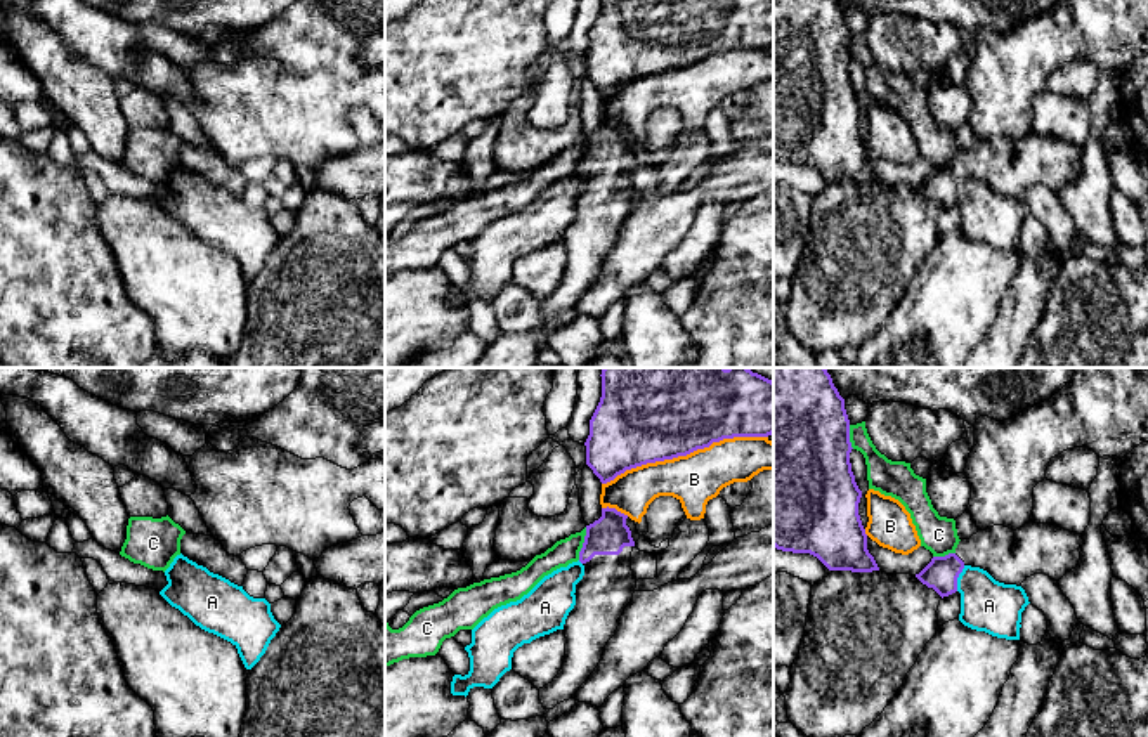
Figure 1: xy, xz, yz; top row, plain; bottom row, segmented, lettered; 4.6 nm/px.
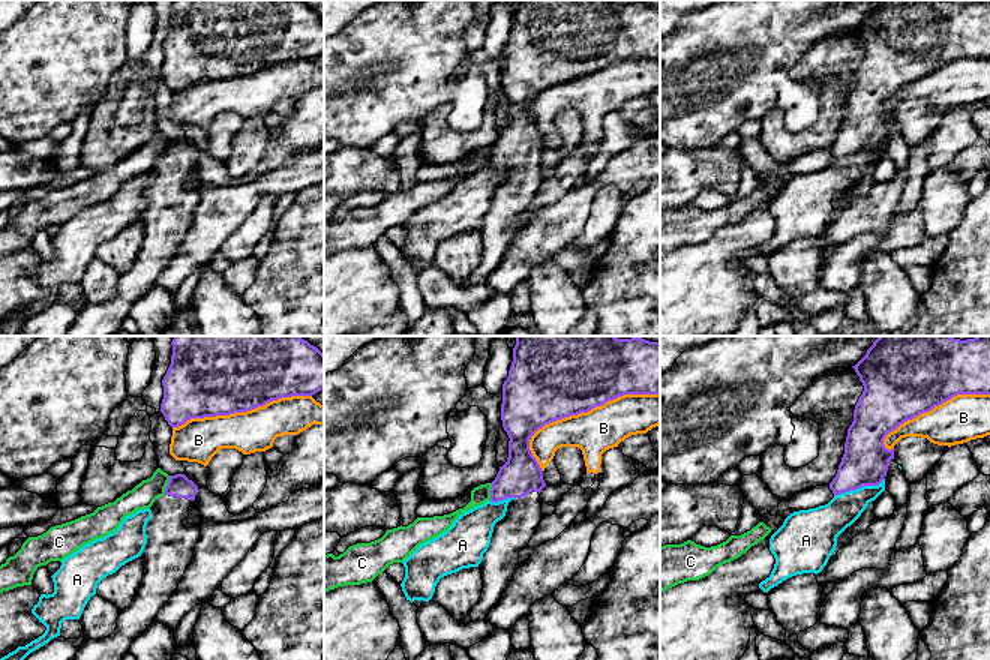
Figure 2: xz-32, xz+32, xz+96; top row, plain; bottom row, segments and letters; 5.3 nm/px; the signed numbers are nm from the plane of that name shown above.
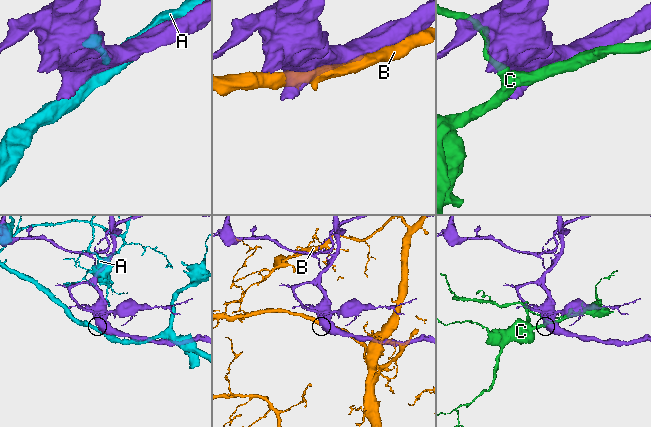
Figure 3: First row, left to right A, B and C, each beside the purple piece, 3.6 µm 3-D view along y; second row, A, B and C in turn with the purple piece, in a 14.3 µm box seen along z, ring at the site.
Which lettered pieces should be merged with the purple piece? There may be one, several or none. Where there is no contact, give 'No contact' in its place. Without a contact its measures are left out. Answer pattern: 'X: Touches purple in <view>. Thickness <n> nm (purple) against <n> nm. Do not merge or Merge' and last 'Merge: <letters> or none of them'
A: Touches purple in yz. Thickness 150 nm (purple) against 240 nm. Do not merge
B: Touches purple in xz. Thickness 360 nm (purple) against 240 nm. Do not merge
C: Touches purple in xz. Thickness 180 nm (purple) against 120 nm. Do not merge
Merge: none of them

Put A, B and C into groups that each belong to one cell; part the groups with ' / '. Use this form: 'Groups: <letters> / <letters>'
Groups: A / B / C

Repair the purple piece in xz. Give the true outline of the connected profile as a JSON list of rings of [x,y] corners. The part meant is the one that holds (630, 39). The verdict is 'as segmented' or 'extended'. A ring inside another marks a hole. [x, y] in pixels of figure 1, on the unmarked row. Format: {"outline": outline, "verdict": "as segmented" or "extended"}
{"outline": [[[602,0],[590,31],[586,76],[602,95],[626,82],[687,68],[713,54],[773,45],[773,0]]], "verdict": "as segmented"}

